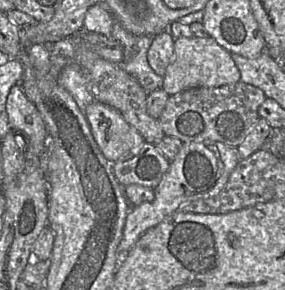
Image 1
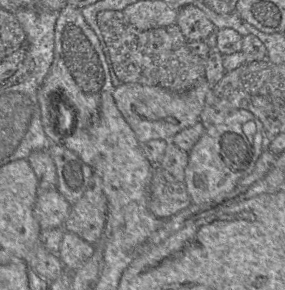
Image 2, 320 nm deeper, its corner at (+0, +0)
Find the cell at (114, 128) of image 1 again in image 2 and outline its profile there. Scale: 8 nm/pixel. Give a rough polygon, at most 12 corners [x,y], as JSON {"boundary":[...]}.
{"boundary":[[205,78],[174,93],[123,83],[113,98],[139,143],[199,123]]}

